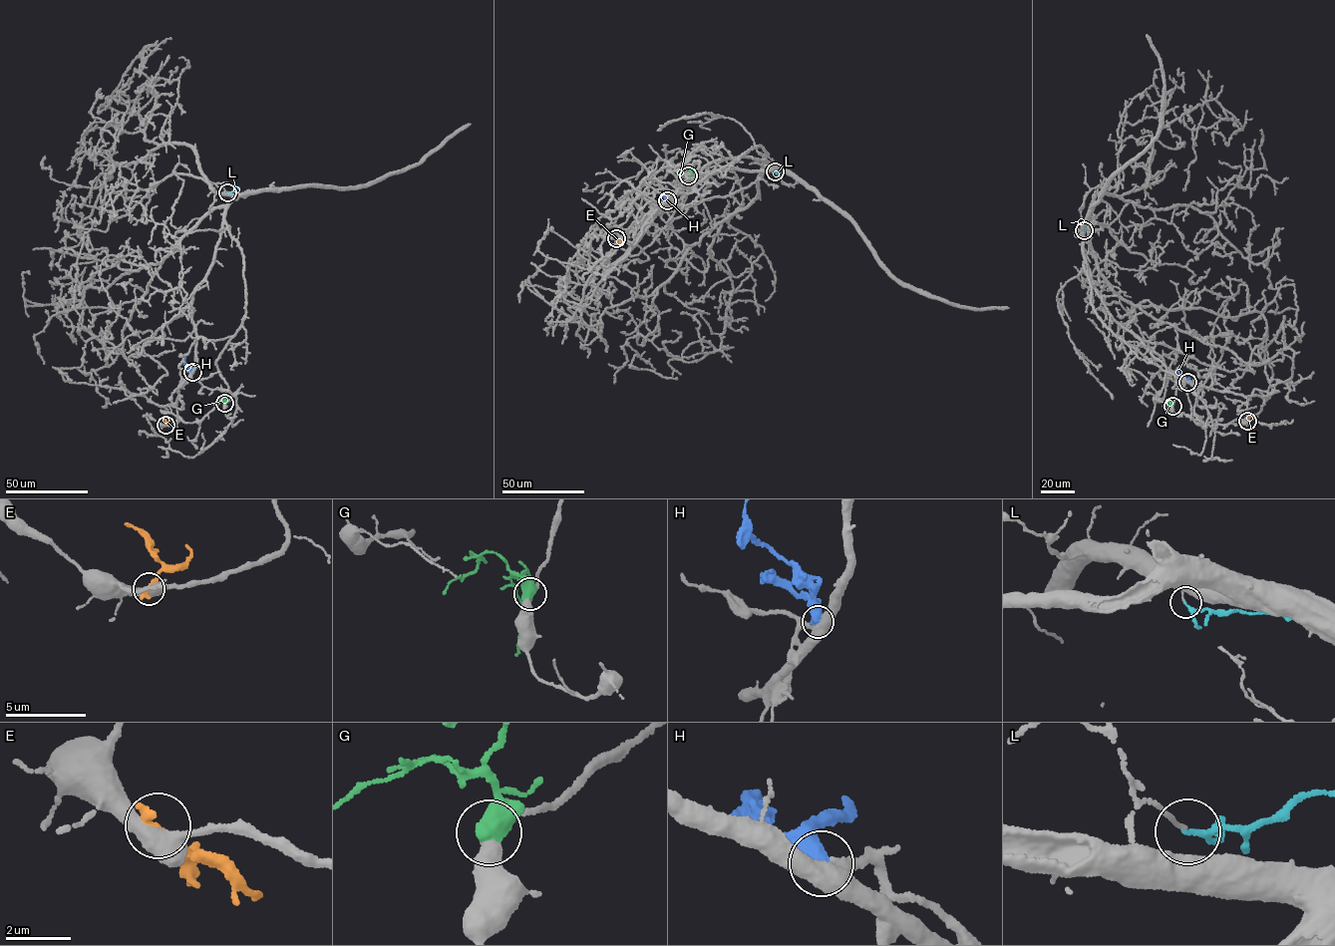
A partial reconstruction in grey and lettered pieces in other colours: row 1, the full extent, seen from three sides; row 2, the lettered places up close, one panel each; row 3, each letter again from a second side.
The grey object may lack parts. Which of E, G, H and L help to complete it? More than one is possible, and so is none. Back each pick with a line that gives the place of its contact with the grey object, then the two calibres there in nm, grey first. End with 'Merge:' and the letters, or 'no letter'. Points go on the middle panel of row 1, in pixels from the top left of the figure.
H: (667, 200) | 480/650 nm
Merge: H

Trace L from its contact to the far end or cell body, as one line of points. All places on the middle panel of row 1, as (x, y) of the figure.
L: (775, 171), (788, 172)

